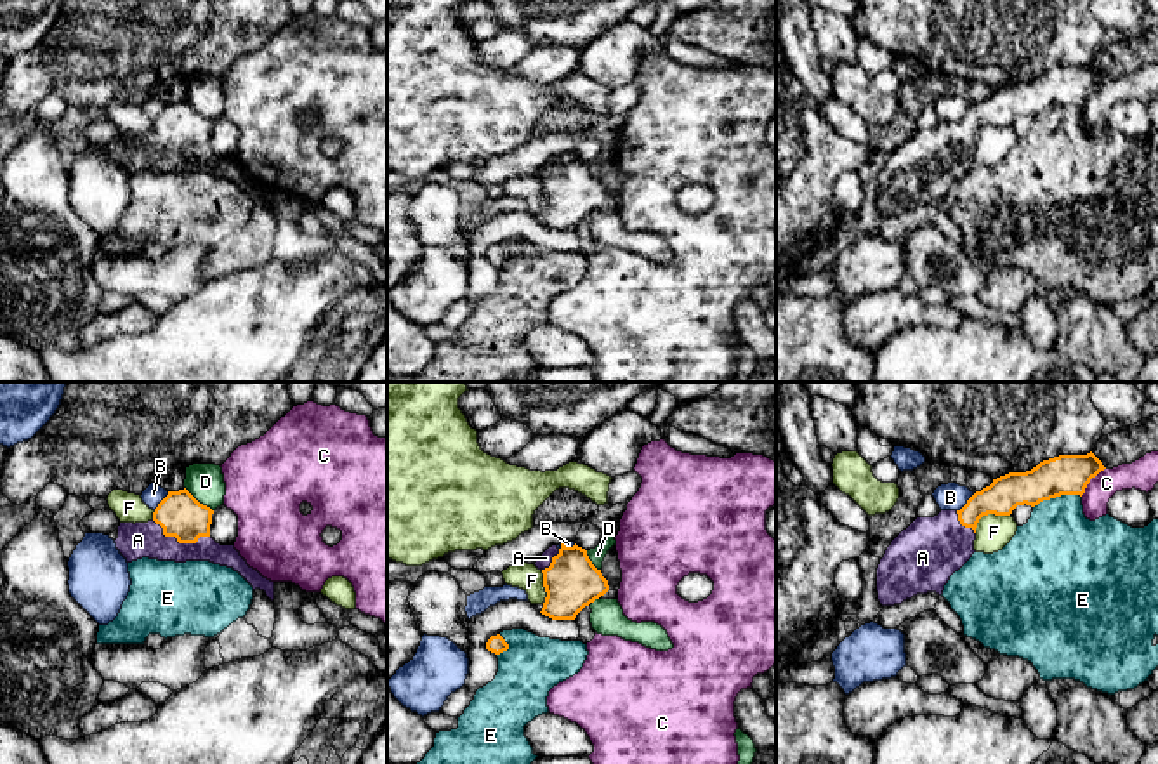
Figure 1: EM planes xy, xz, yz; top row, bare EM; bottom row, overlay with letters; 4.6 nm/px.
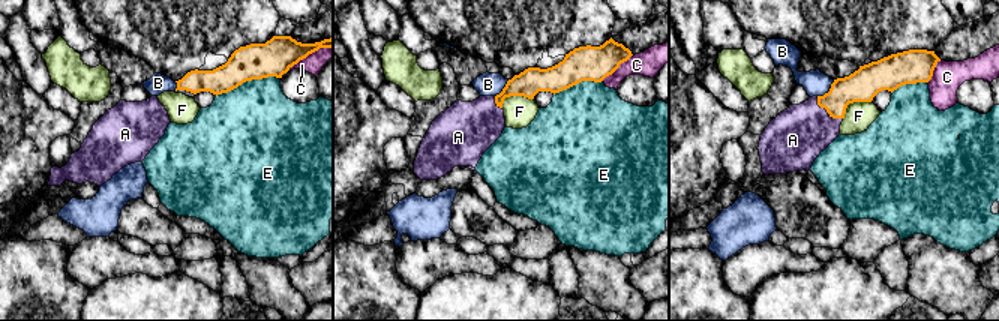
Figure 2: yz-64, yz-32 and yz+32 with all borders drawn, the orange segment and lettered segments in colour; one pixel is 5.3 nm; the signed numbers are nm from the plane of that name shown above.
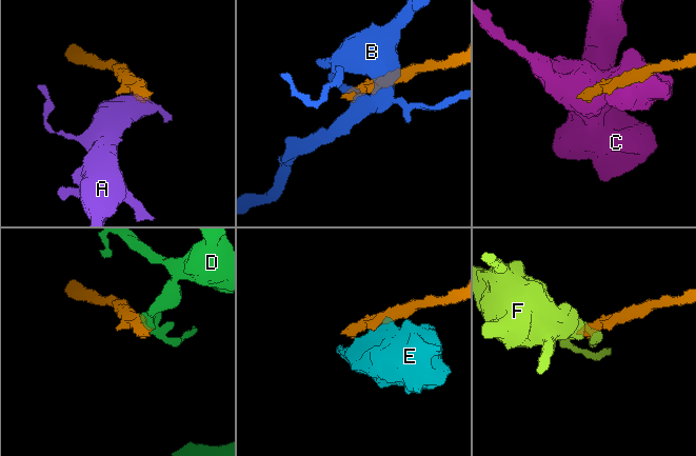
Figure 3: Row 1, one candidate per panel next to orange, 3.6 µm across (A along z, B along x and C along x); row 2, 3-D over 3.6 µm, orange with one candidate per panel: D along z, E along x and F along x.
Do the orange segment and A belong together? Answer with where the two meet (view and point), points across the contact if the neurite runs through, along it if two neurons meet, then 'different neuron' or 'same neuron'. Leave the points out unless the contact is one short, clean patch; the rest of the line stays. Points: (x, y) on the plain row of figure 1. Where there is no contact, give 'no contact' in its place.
meets orange in xy at (179, 153); runs through xy (179, 125), (179, 153), (138, 151); same neuron

